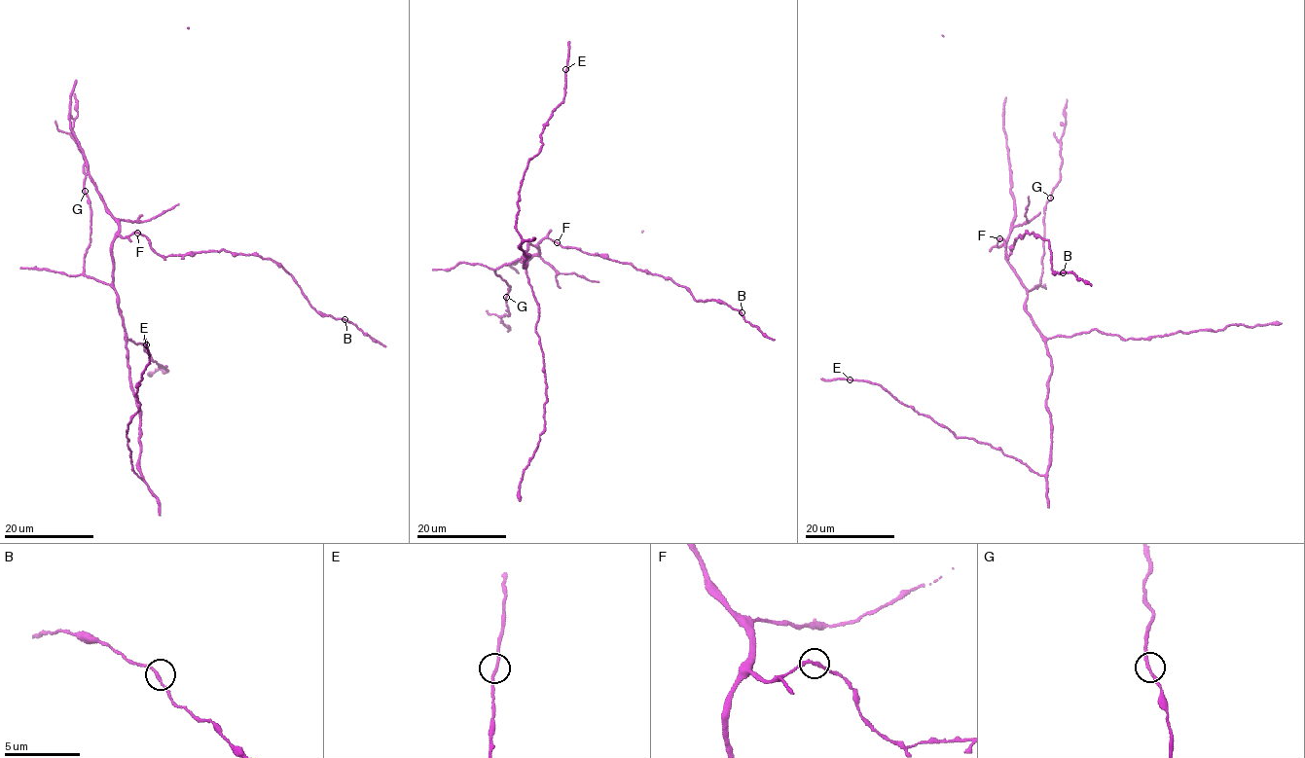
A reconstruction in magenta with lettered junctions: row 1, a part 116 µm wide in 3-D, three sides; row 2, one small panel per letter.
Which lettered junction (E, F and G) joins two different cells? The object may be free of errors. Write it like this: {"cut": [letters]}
{"cut": ["F"]}

